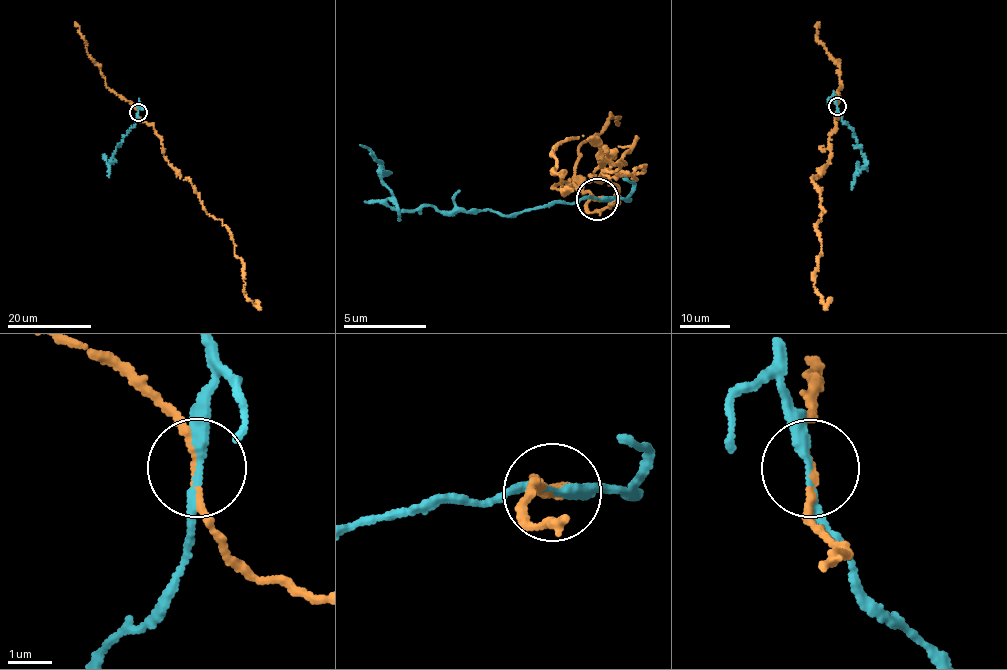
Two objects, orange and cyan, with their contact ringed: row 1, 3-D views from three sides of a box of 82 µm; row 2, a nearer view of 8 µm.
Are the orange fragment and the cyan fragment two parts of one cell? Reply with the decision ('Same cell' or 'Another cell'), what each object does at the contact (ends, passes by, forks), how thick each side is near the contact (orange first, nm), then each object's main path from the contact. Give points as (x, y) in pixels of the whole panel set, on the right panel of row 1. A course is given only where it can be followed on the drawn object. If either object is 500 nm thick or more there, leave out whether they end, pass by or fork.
Another cell. At the ring orange passes by. At the ring cyan passes by. Thickness 150 nm (orange) against 220 nm. Course of orange: (838, 106), (830, 160), (812, 180), (824, 209), (816, 227), (815, 291), (826, 306), (830, 297). Course of cyan: (838, 106), (839, 115), (853, 130), (865, 160), (865, 165), (855, 175), (852, 189)

